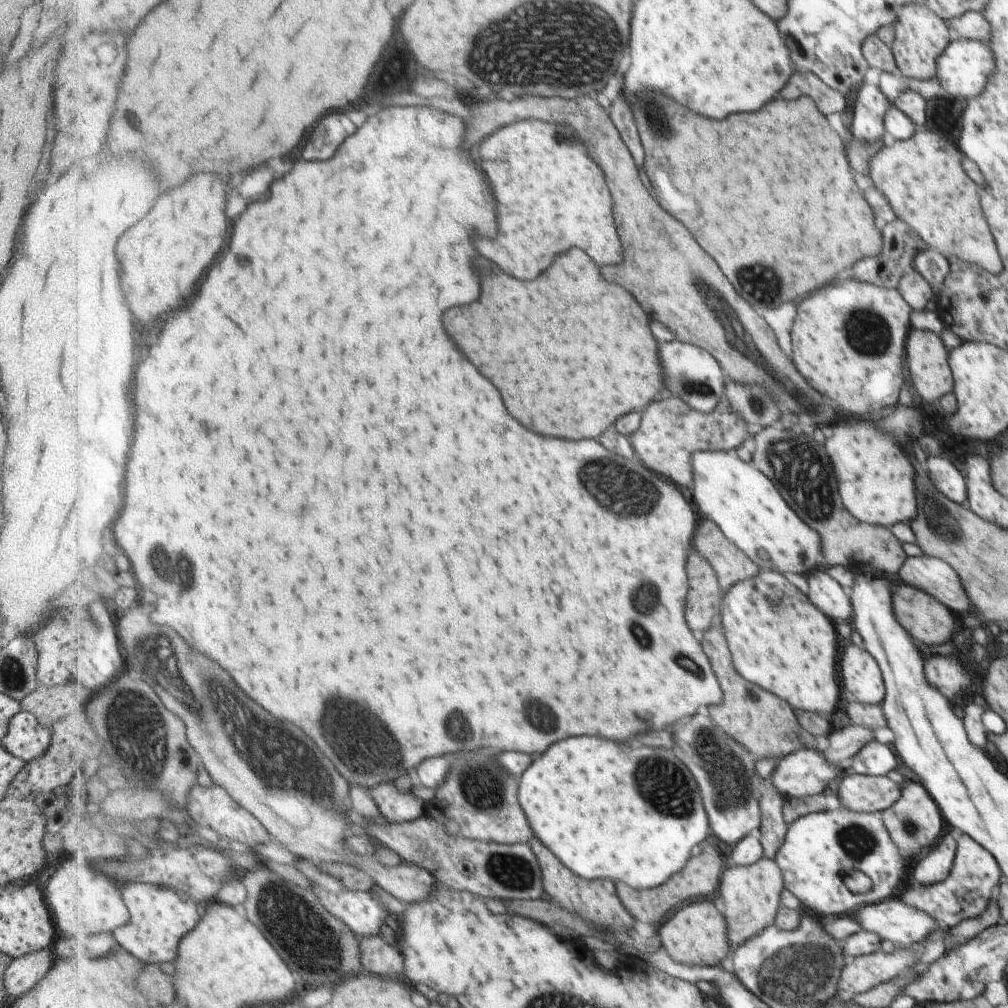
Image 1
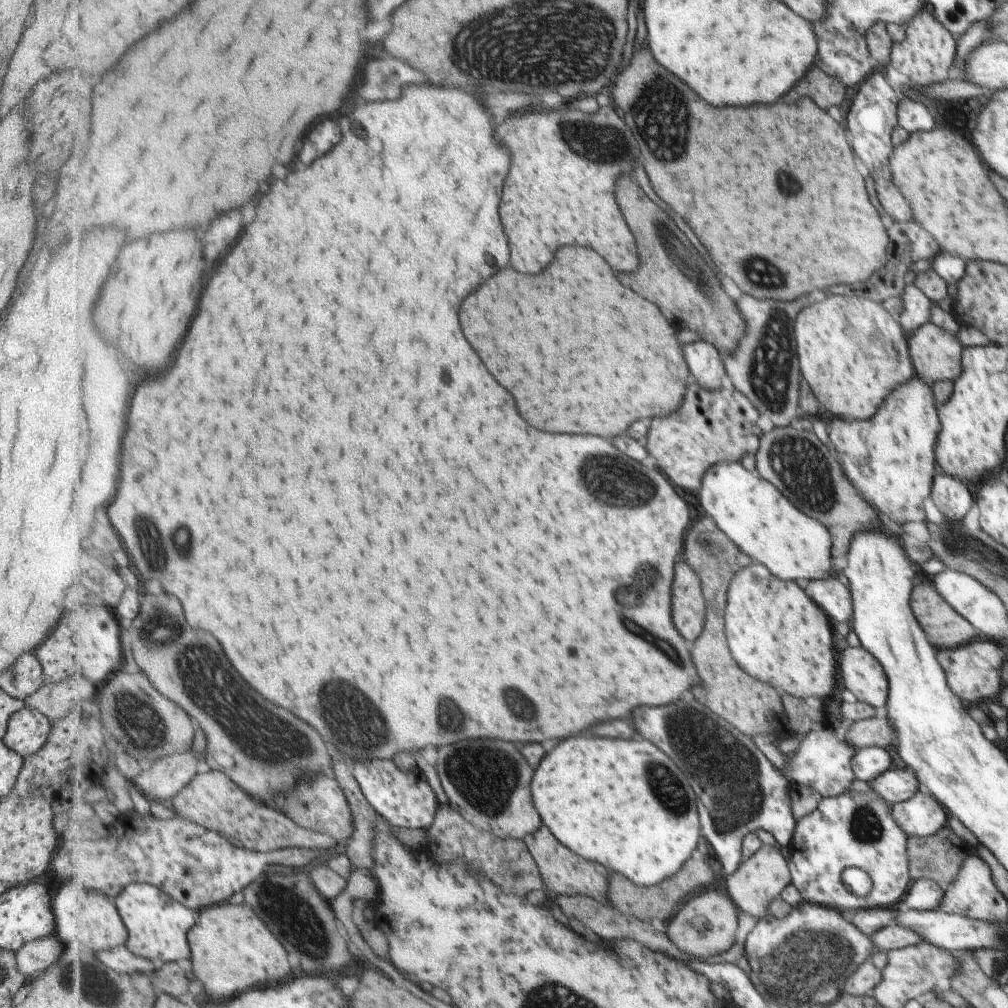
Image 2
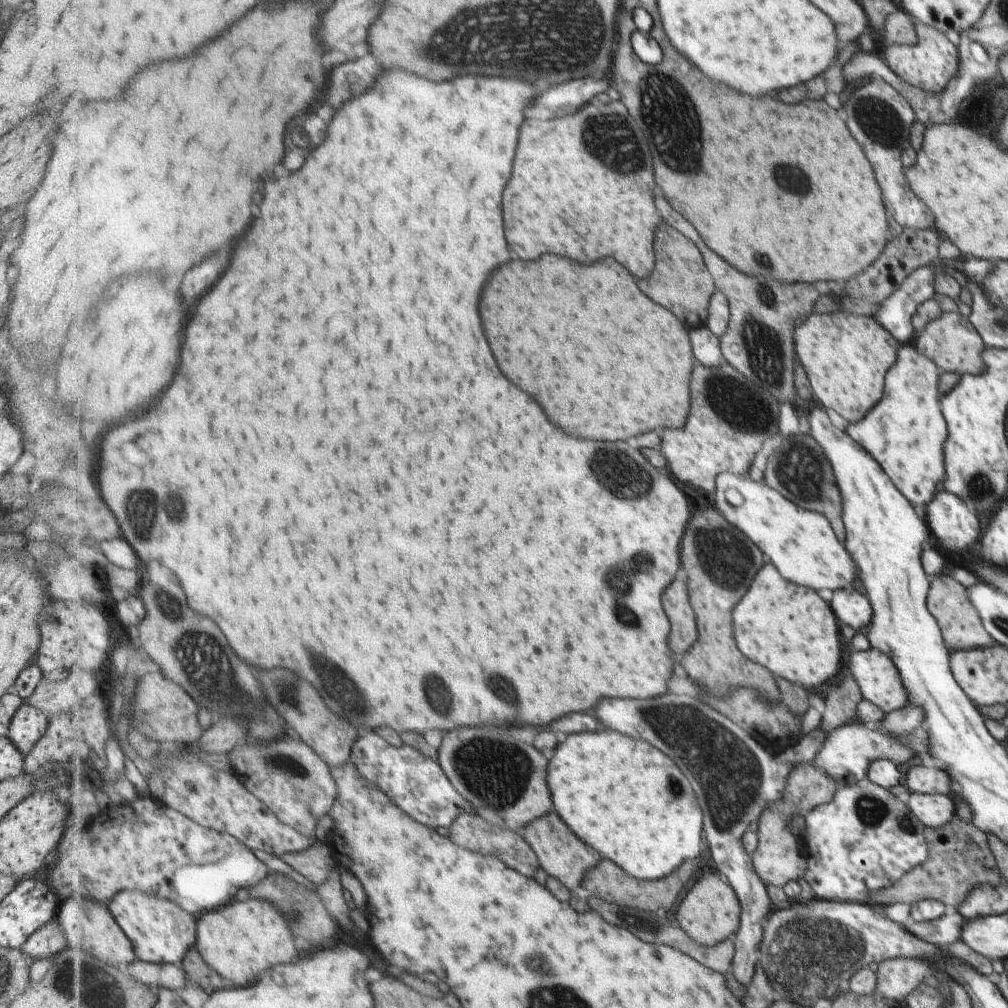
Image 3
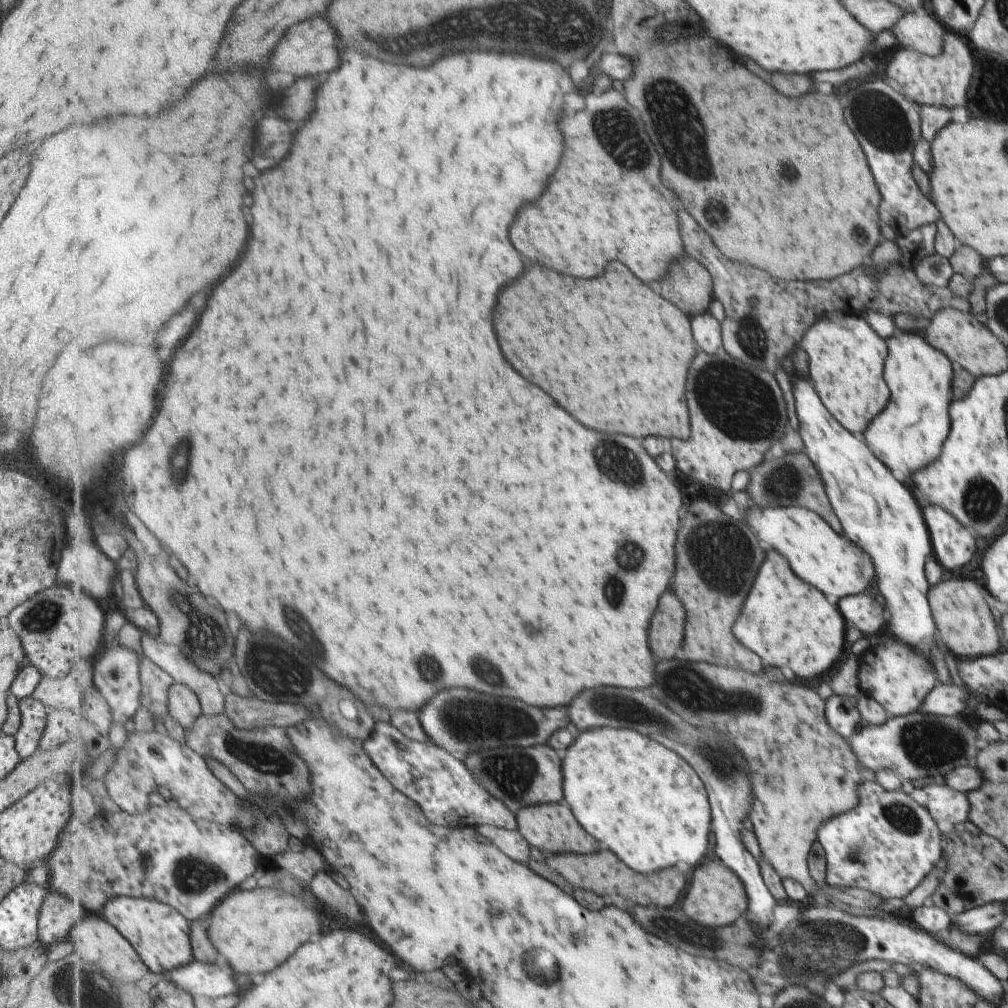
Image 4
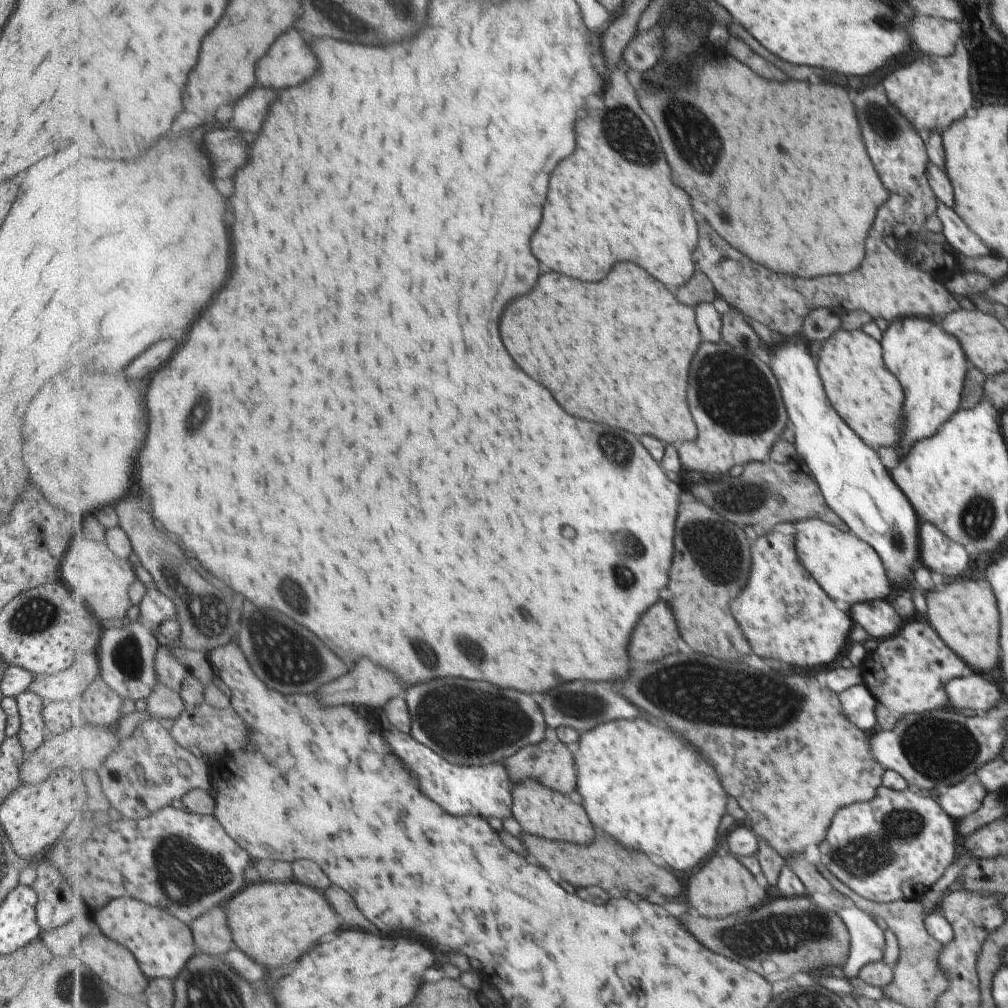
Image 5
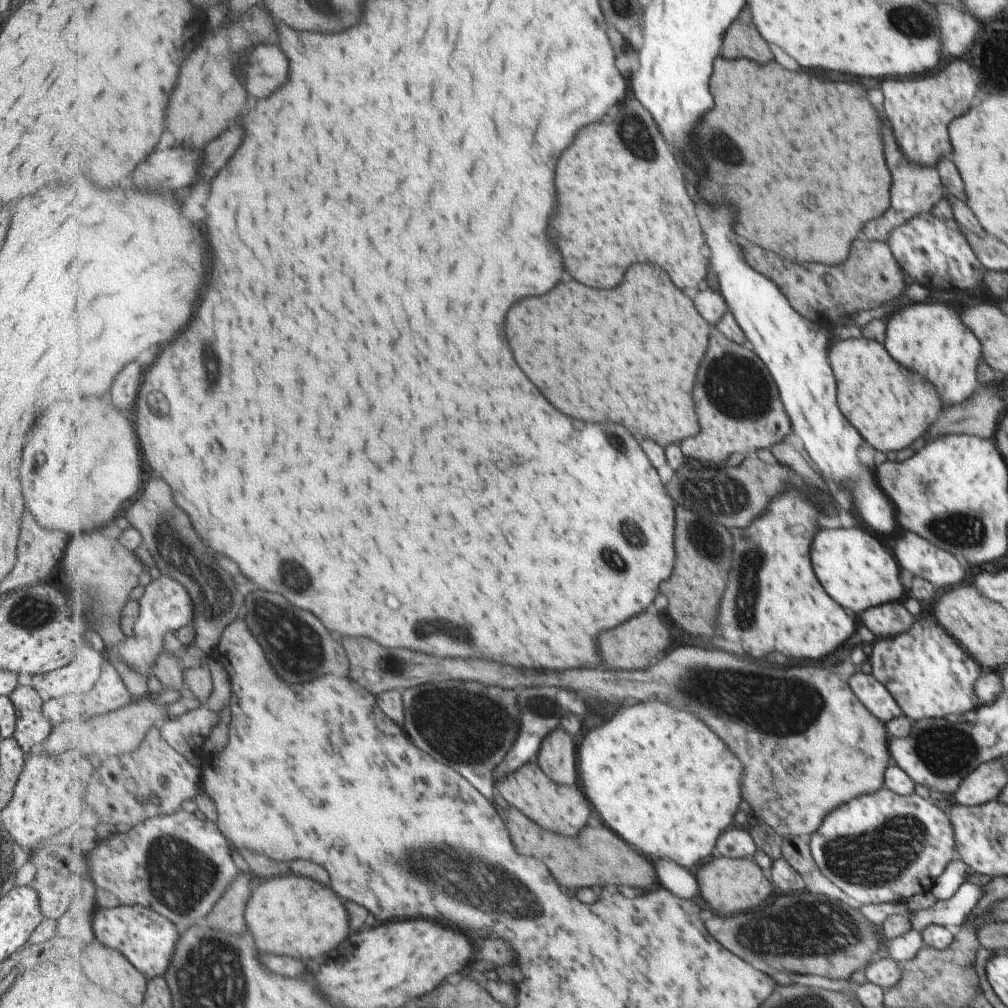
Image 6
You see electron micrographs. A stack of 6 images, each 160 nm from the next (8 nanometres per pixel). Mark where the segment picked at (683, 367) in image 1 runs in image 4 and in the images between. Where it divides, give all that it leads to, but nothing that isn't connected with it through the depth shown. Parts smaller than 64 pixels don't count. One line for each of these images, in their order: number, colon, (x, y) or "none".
2: (705, 360)
3: (707, 347)
4: (707, 330)

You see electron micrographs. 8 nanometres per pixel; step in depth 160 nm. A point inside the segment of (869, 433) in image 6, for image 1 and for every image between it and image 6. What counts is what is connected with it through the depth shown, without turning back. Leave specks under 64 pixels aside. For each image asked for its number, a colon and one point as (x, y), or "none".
1: (847, 341)
2: (853, 354)
3: (844, 356)
4: (845, 357)
5: (868, 396)

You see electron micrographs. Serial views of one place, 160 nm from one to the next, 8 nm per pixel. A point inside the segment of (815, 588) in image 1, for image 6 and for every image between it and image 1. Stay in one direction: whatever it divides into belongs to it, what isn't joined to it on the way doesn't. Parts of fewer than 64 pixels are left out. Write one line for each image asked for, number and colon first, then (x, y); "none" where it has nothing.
2: (832, 595)
3: (853, 609)
4: (864, 612)
5: (877, 618)
6: (885, 621)

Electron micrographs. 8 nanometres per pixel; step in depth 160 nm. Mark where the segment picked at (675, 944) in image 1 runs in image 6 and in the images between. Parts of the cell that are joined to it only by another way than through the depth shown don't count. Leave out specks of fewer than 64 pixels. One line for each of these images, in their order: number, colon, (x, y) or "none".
2: (706, 926)
3: (709, 912)
4: (716, 897)
5: (723, 886)
6: (730, 885)

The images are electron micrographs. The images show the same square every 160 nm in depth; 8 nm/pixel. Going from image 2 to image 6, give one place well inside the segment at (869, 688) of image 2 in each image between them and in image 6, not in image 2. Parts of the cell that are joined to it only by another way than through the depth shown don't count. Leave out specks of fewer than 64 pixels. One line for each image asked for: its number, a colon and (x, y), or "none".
3: (879, 682)
4: (899, 679)
5: (907, 673)
6: (929, 676)

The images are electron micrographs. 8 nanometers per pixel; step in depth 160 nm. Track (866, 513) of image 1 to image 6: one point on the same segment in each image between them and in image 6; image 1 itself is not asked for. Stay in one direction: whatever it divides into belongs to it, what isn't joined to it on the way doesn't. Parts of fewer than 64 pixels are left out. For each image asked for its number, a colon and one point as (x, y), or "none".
2: (890, 459)
3: (905, 434)
4: (907, 436)
5: (930, 364)
6: (930, 337)

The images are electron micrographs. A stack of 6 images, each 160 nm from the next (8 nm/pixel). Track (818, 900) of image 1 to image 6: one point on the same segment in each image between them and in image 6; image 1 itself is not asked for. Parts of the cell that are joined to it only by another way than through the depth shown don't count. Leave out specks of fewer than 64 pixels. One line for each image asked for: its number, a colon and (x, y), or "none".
2: (857, 829)
3: (859, 842)
4: (865, 847)
5: (894, 846)
6: (882, 847)

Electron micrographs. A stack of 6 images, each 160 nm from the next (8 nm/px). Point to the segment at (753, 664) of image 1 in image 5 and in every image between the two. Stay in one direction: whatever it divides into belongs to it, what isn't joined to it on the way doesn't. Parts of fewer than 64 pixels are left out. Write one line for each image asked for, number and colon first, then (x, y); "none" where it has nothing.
2: (779, 636)
3: (788, 629)
4: (786, 622)
5: (783, 612)

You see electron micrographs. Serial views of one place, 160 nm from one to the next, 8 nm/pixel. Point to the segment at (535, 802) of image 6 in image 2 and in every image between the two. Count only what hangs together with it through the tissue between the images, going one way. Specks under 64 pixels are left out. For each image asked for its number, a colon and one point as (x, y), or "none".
2: (565, 872)
3: (562, 855)
4: (552, 828)
5: (539, 809)

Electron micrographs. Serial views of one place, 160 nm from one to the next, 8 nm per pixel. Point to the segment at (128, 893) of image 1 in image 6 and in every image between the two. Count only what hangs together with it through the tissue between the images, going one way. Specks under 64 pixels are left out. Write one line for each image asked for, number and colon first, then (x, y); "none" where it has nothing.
2: (158, 925)
3: (162, 932)
4: (162, 936)
5: (163, 944)
6: (149, 940)

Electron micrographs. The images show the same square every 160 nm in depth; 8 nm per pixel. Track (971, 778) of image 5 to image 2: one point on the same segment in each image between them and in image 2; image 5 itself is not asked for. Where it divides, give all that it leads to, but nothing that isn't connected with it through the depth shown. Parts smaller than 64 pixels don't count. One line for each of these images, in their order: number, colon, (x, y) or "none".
2: (921, 815)
3: (933, 810)
4: (949, 806)

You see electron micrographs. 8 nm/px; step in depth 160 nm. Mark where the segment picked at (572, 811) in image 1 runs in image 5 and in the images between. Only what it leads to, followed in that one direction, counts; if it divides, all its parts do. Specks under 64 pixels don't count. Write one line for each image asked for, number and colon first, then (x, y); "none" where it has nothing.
2: (623, 803)
3: (629, 801)
4: (644, 801)
5: (642, 783)

